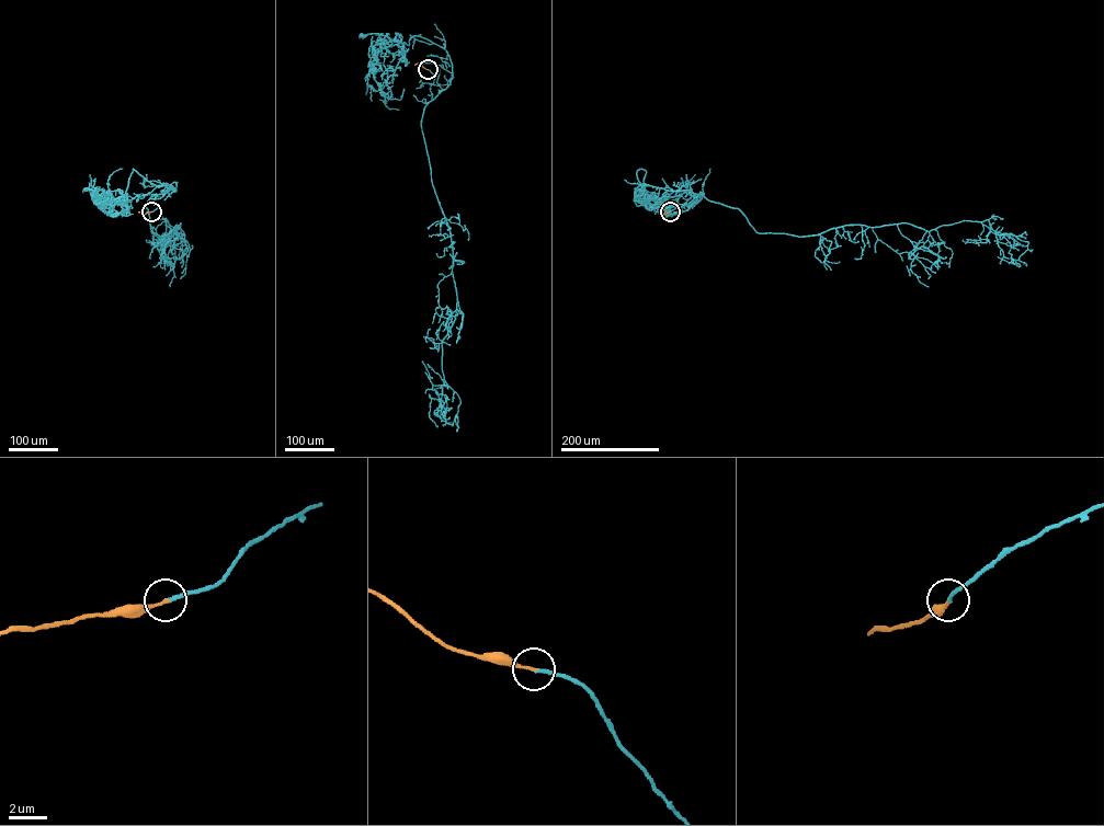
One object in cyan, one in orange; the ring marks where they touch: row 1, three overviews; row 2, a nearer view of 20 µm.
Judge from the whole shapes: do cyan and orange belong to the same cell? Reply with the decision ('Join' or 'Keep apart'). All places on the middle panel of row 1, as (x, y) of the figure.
Join

